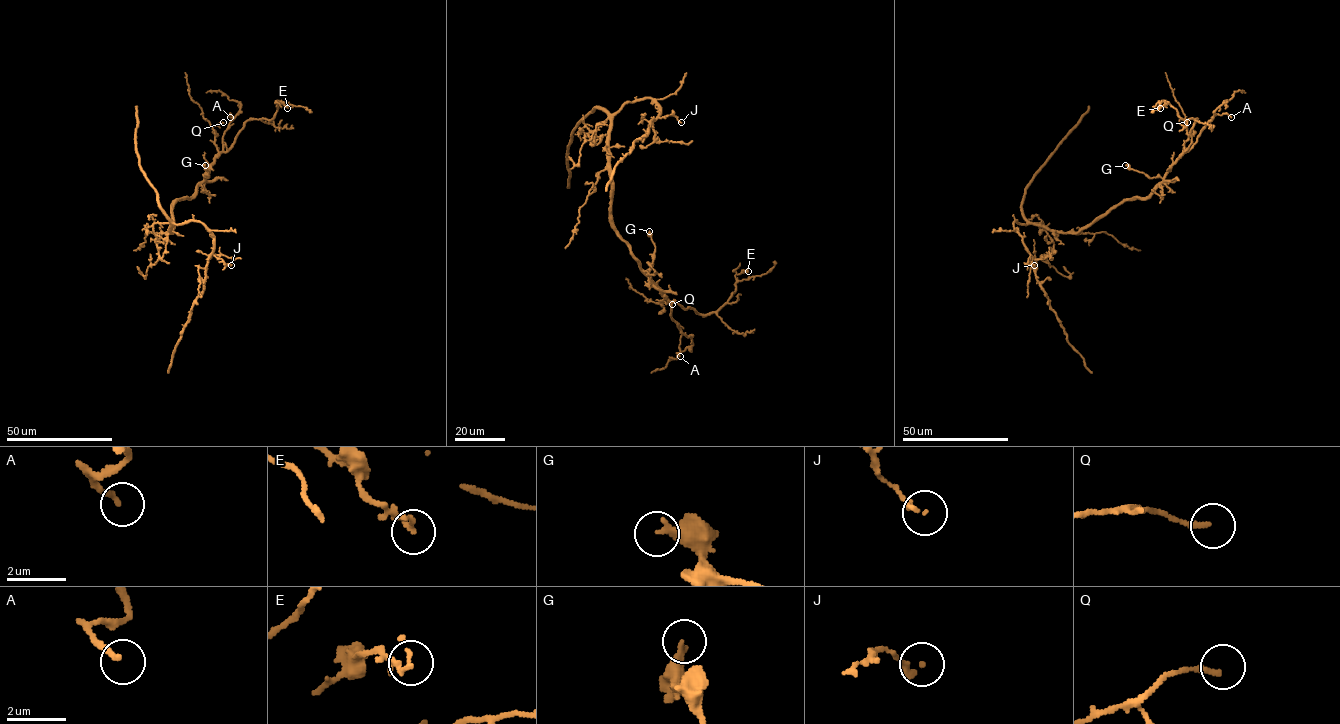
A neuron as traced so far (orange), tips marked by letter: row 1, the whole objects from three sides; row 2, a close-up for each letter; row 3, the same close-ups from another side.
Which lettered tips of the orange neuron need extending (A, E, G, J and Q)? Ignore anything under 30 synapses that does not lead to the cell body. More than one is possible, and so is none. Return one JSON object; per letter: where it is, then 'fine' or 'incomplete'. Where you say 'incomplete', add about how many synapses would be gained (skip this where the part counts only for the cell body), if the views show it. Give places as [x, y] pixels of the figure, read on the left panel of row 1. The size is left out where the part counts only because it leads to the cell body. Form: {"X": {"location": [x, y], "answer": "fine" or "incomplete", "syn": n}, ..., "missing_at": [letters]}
{"A": {"location": [230, 117], "answer": "fine"}, "E": {"location": [287, 108], "answer": "fine"}, "G": {"location": [205, 165], "answer": "fine"}, "J": {"location": [231, 265], "answer": "fine"}, "Q": {"location": [223, 122], "answer": "fine"}, "missing_at": []}

